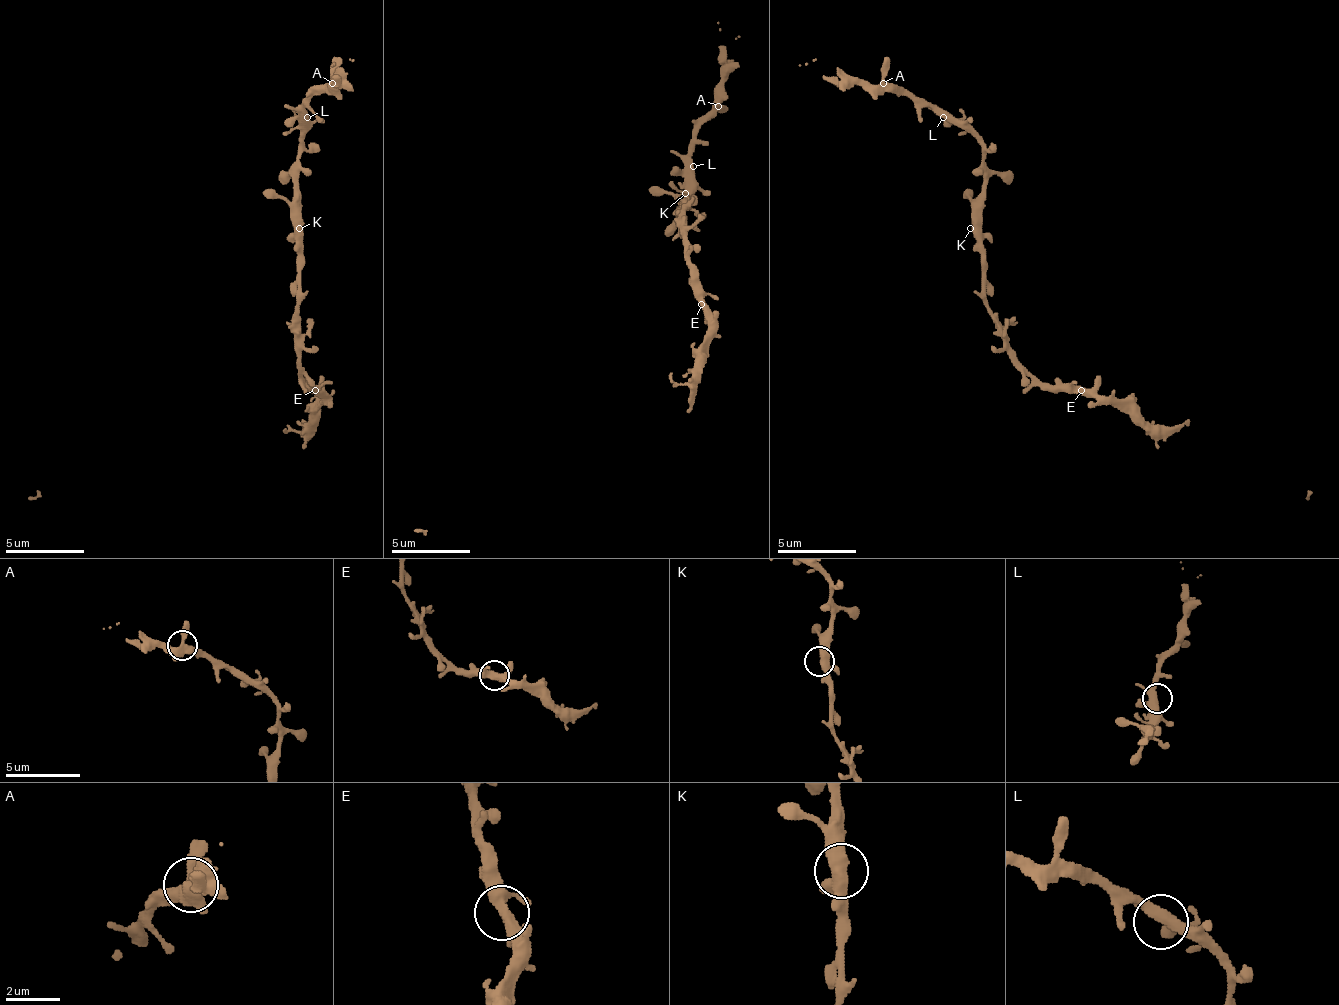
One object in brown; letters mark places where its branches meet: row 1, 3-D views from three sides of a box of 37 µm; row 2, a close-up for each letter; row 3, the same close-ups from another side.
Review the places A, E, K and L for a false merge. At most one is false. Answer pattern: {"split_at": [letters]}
{"split_at": []}

